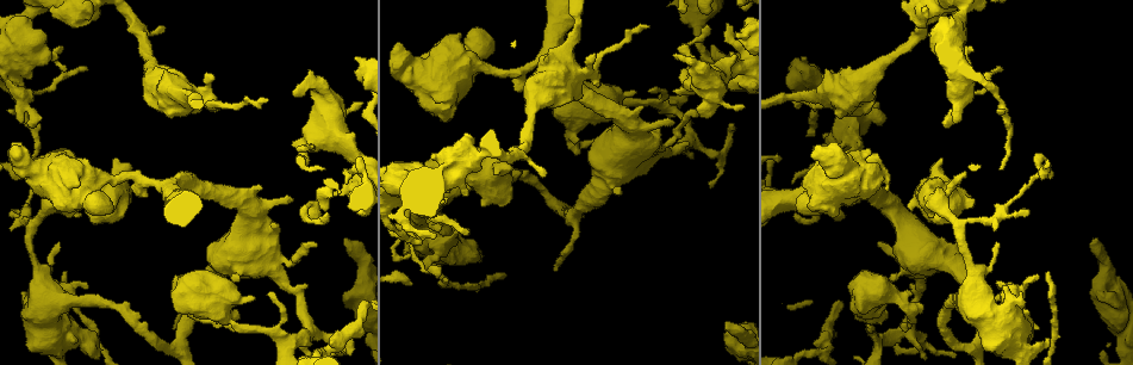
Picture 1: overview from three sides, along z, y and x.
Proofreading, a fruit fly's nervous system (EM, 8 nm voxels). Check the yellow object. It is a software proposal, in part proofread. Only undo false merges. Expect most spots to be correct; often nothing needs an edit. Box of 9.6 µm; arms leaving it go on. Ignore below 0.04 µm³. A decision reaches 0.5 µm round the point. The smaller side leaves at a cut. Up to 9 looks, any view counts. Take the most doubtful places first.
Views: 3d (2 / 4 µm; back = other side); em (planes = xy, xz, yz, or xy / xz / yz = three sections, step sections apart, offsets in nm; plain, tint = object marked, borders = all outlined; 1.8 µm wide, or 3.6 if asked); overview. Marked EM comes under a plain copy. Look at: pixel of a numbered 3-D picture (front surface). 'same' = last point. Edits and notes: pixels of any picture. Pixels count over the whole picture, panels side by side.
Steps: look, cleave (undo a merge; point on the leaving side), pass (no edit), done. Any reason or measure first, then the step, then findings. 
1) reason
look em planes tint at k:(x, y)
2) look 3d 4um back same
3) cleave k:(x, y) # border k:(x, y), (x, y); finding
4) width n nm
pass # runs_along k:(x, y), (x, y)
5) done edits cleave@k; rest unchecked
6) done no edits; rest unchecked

calibre changes
look 3d 4um at 1:(445, 106)

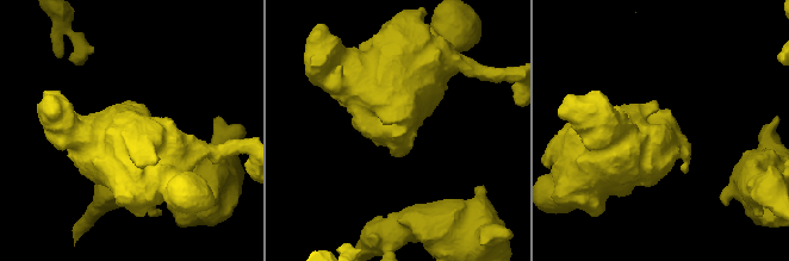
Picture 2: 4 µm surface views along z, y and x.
look em 3.6um yz step 4 tint same

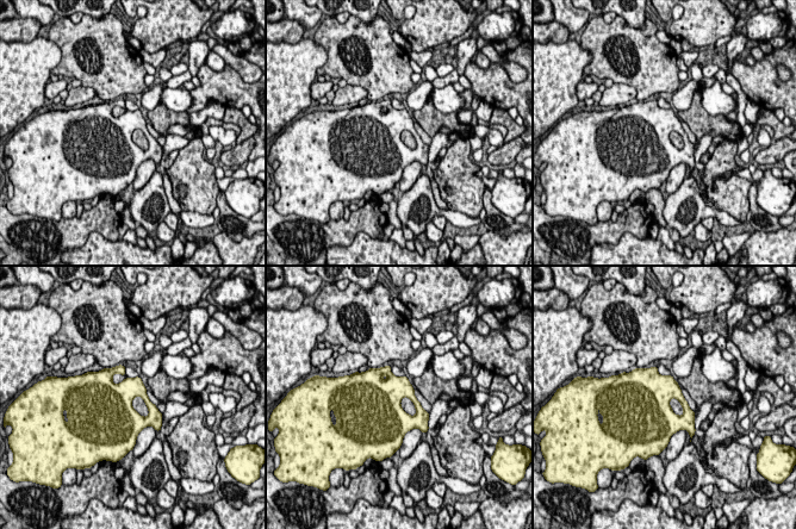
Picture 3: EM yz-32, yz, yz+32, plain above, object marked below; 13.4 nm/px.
look em 3.6um xy step 4 borders same

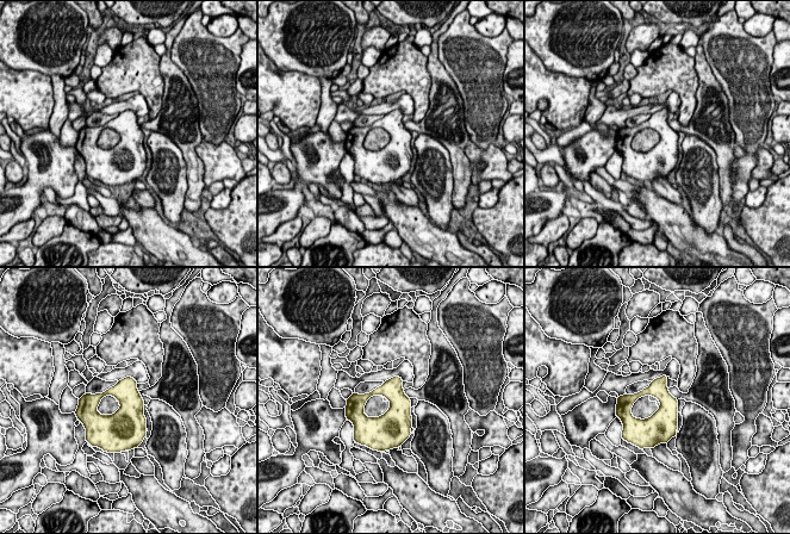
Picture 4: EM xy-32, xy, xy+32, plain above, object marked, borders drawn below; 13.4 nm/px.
pass # continuous, no second neuron

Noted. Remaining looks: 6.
calibre changes
look em planes tint at 1:(20, 92)

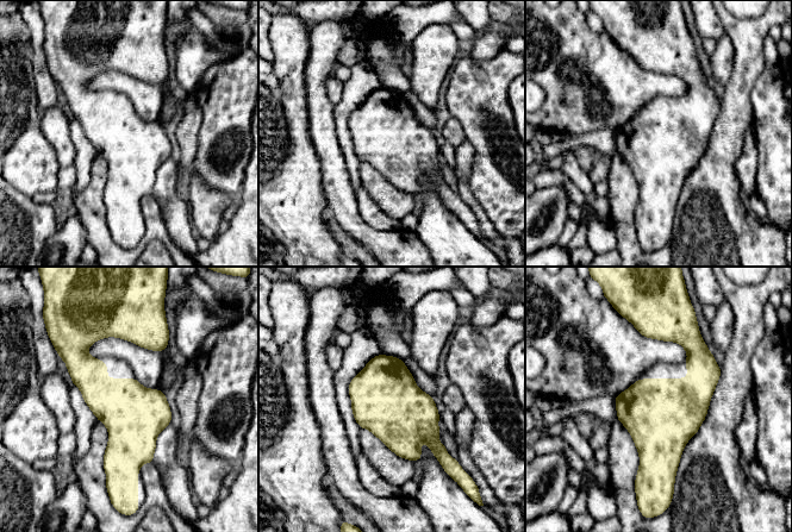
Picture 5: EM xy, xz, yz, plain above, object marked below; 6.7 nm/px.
width 400 nm
pass # continuous, no second neuron

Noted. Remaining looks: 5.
calibre changes
look 3d 4um at 1:(567, 59)

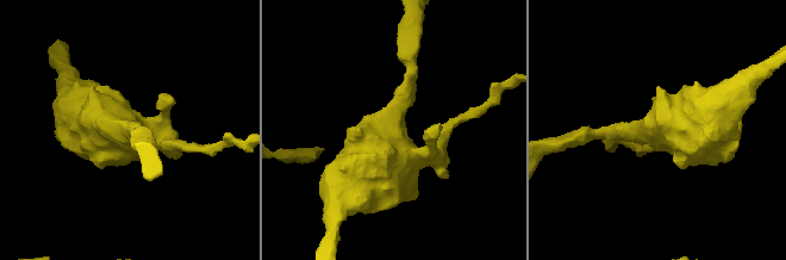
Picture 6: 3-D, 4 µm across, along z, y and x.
now the EM
look em 3.6um planes tint at 6:(121, 131)

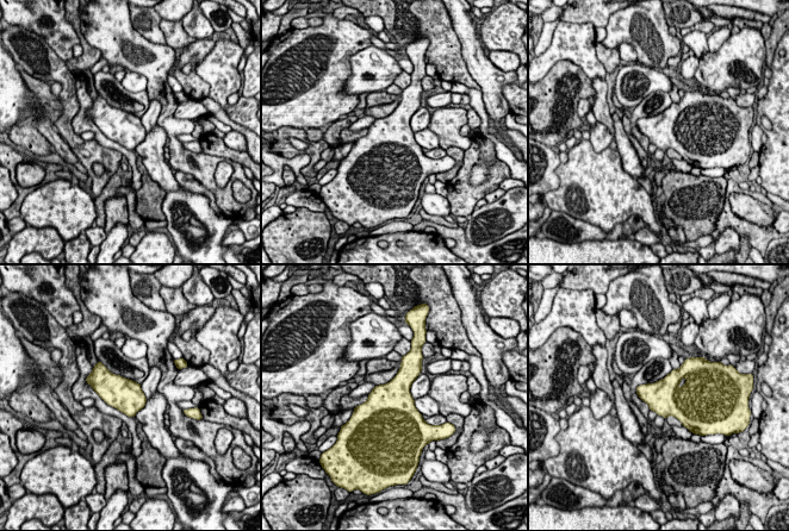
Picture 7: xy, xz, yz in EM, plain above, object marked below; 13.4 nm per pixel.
width 440 nm
pass # one neuron here

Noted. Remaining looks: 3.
sudden change in width
look em 3.6um planes tint at 1:(738, 77)

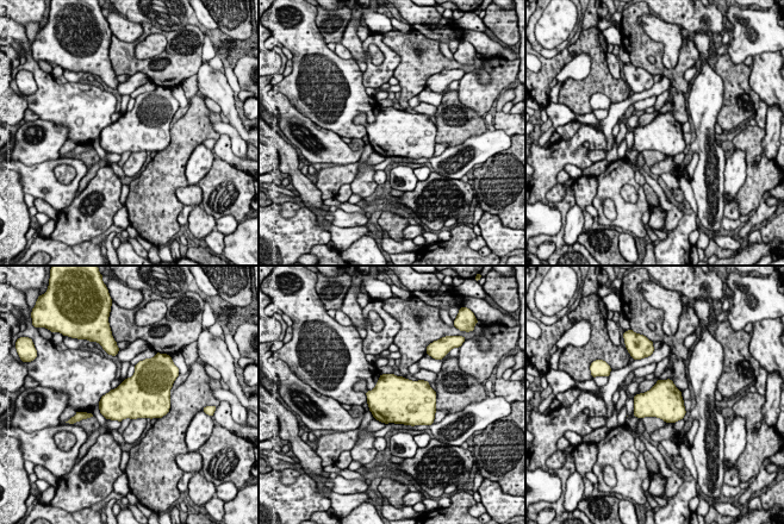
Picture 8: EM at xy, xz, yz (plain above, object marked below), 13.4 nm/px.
pass # one neuron here

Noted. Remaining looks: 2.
done no edits; rest unchecked

